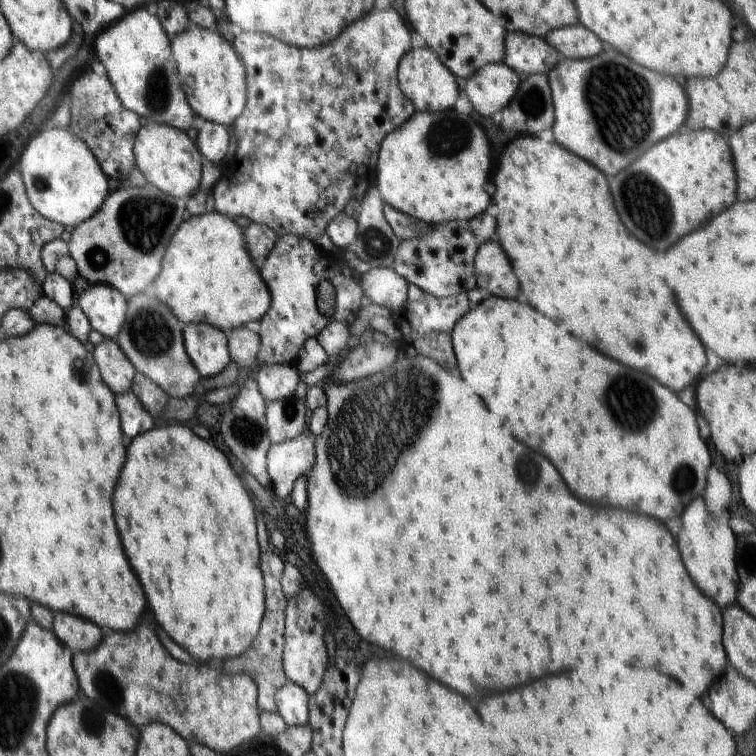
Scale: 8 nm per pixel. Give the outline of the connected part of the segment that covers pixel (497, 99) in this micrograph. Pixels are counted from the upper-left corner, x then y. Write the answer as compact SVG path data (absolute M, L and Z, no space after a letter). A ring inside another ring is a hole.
M490 63L467 78L465 90L476 112L497 118L516 94L521 79L506 63Z

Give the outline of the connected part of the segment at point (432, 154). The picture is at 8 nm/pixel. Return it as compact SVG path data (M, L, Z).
M454 108L439 113L422 111L421 113L415 112L402 126L389 132L384 137L378 153L376 182L374 185L378 186L379 193L384 203L388 203L396 210L417 218L429 225L434 226L438 223L445 223L453 220L463 223L464 221L468 222L471 218L478 216L478 214L482 214L482 212L488 208L488 204L490 204L490 196L488 196L486 190L484 190L484 182L486 182L486 178L488 178L488 170L490 170L490 146L488 146L488 140L486 140L484 130L478 126L471 116L458 114Z

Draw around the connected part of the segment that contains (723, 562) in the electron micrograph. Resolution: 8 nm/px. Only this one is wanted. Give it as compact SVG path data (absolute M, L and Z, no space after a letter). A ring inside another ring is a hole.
M696 498L694 502L690 502L690 506L684 508L682 528L678 534L680 556L690 578L720 608L728 608L730 604L736 603L738 598L738 569L735 559L737 538L730 528L729 516L730 512L726 510L714 519L704 506L704 500Z

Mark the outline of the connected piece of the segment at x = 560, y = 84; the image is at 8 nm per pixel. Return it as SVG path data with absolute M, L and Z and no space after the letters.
M605 43L603 49L592 58L560 57L559 63L548 71L547 77L555 112L554 124L551 126L555 142L600 168L608 178L616 176L628 164L632 164L652 144L678 131L688 116L686 94L672 76L656 74L634 64L630 58L622 56L608 43Z

